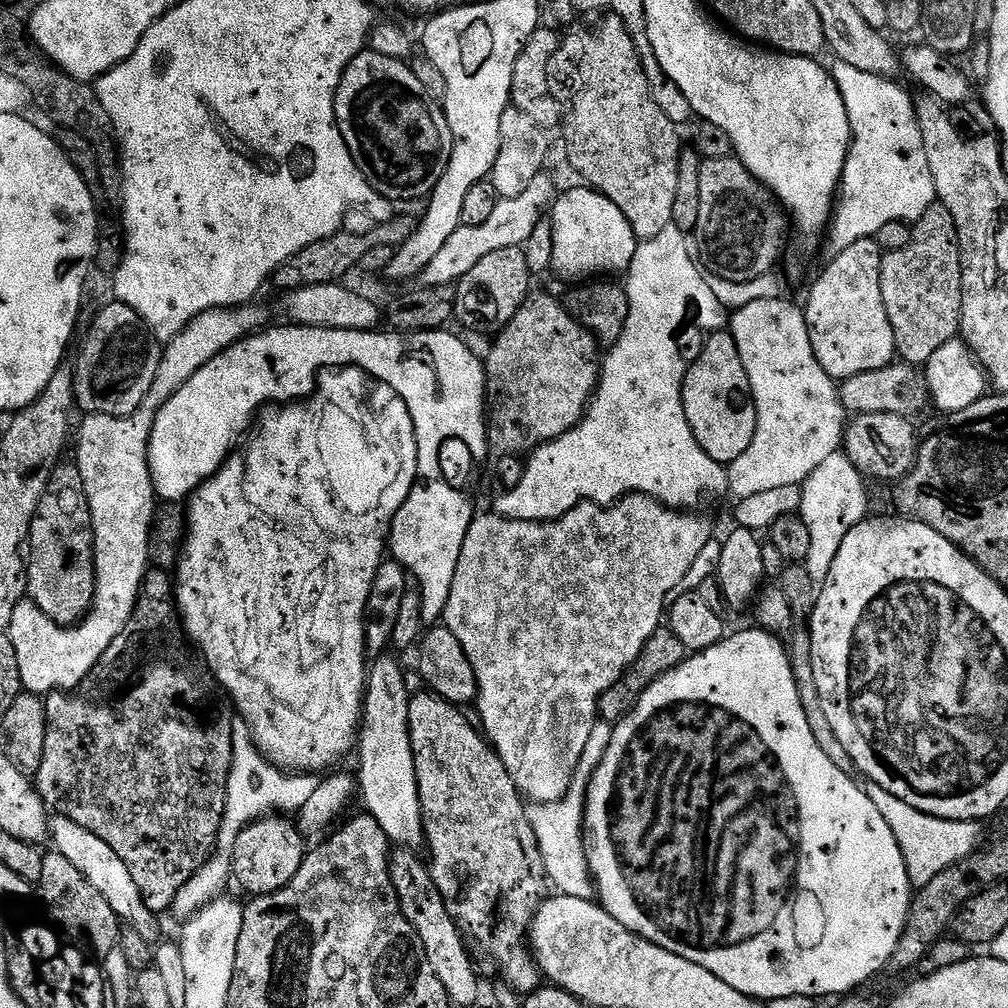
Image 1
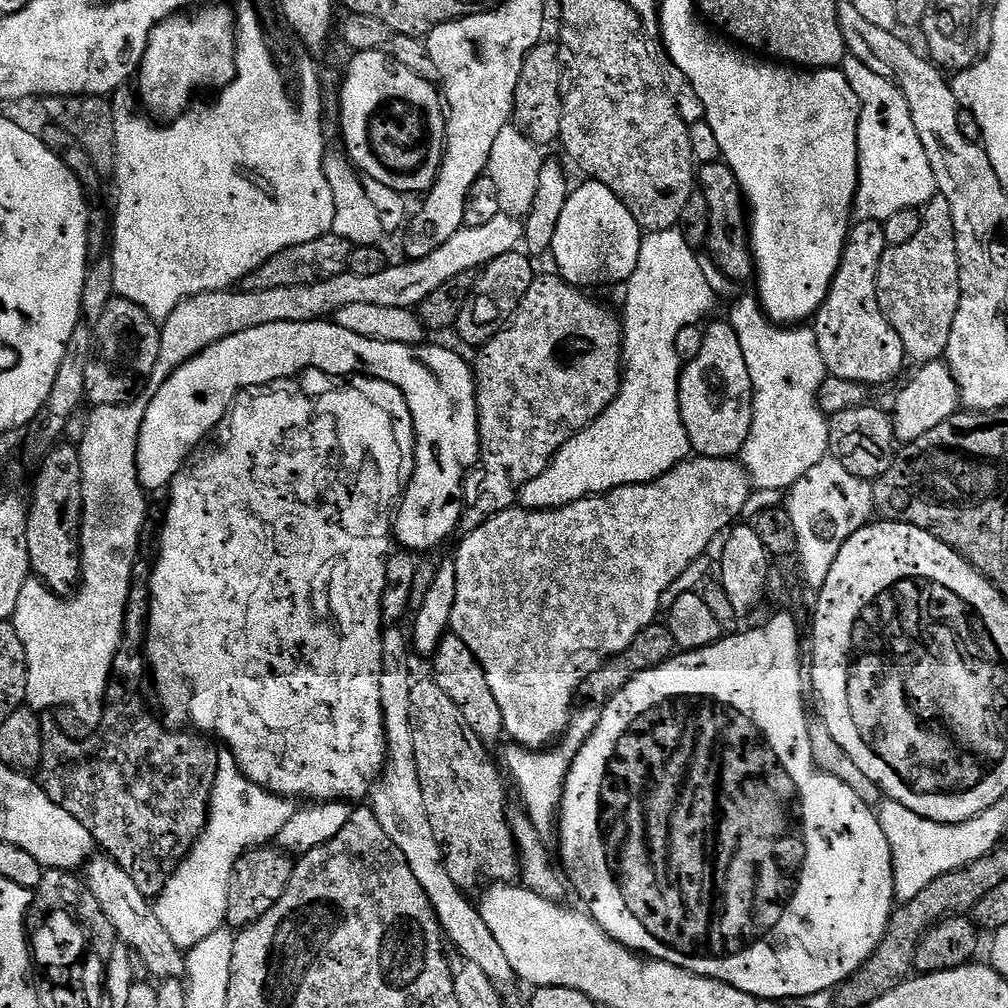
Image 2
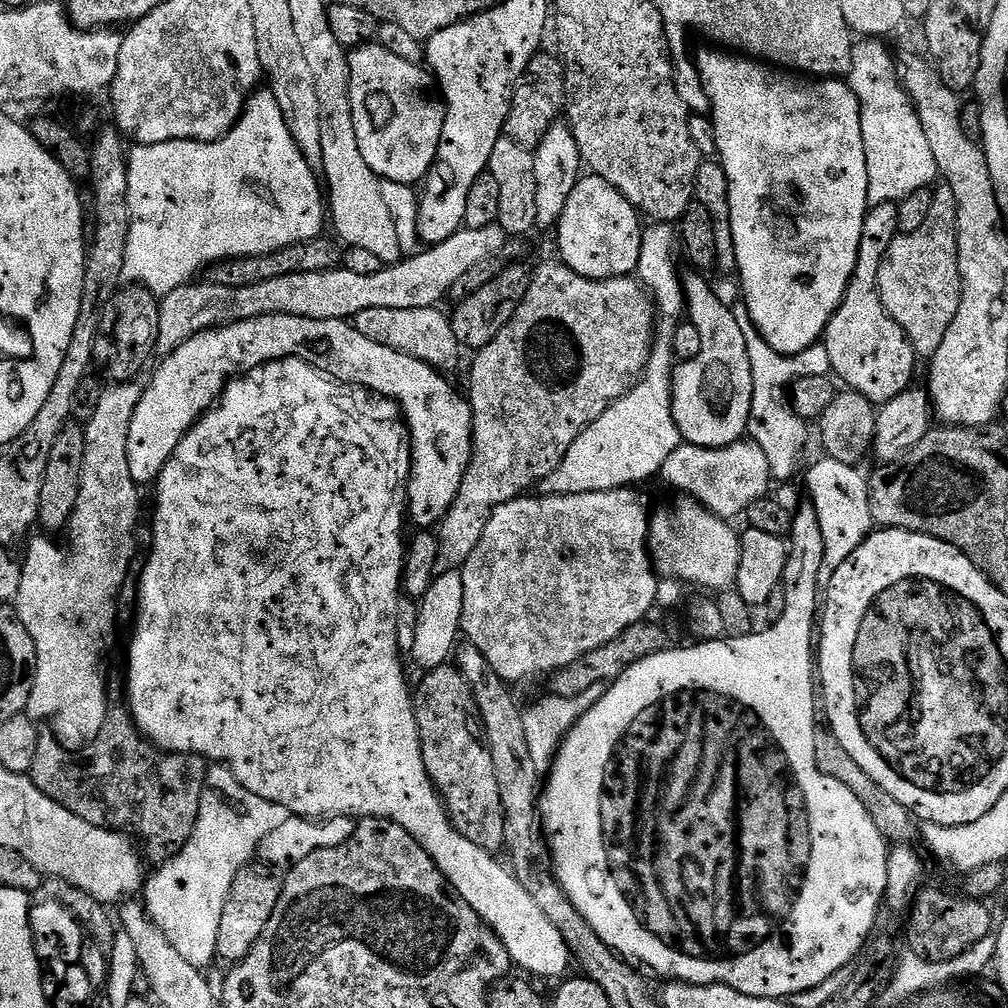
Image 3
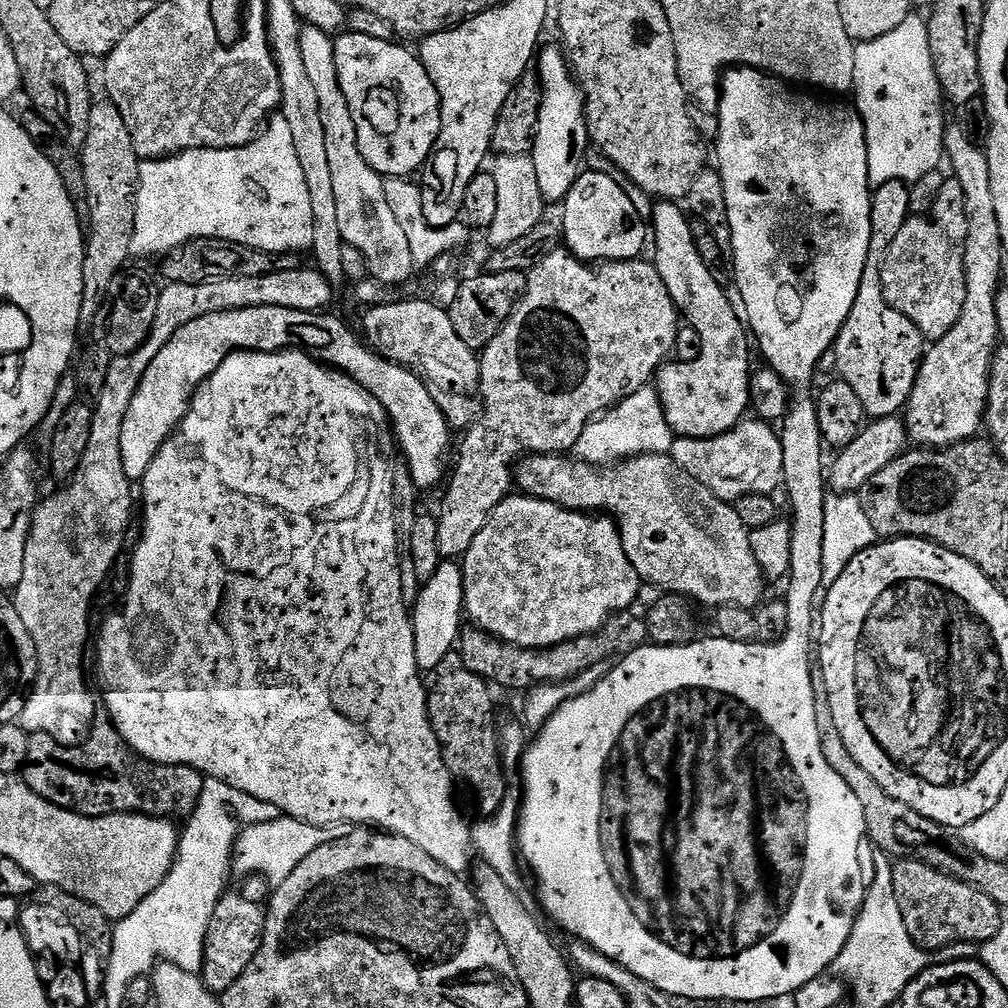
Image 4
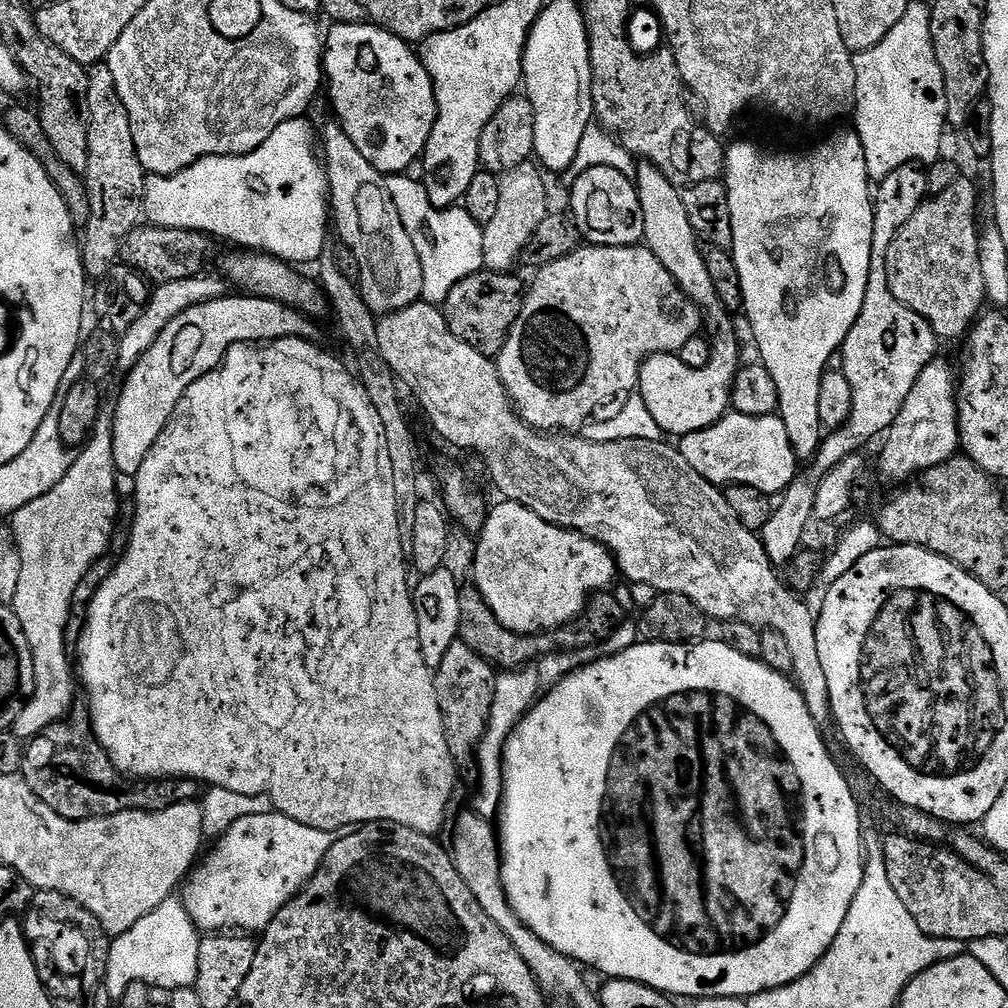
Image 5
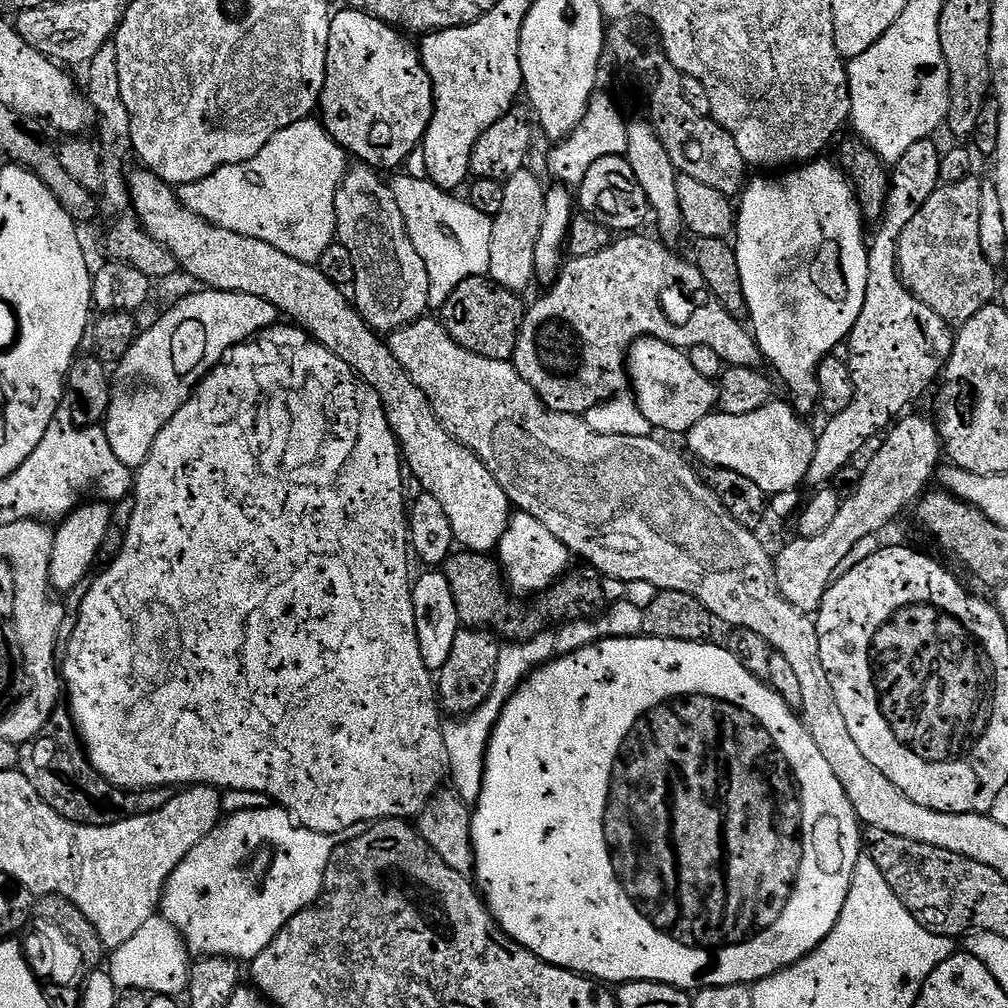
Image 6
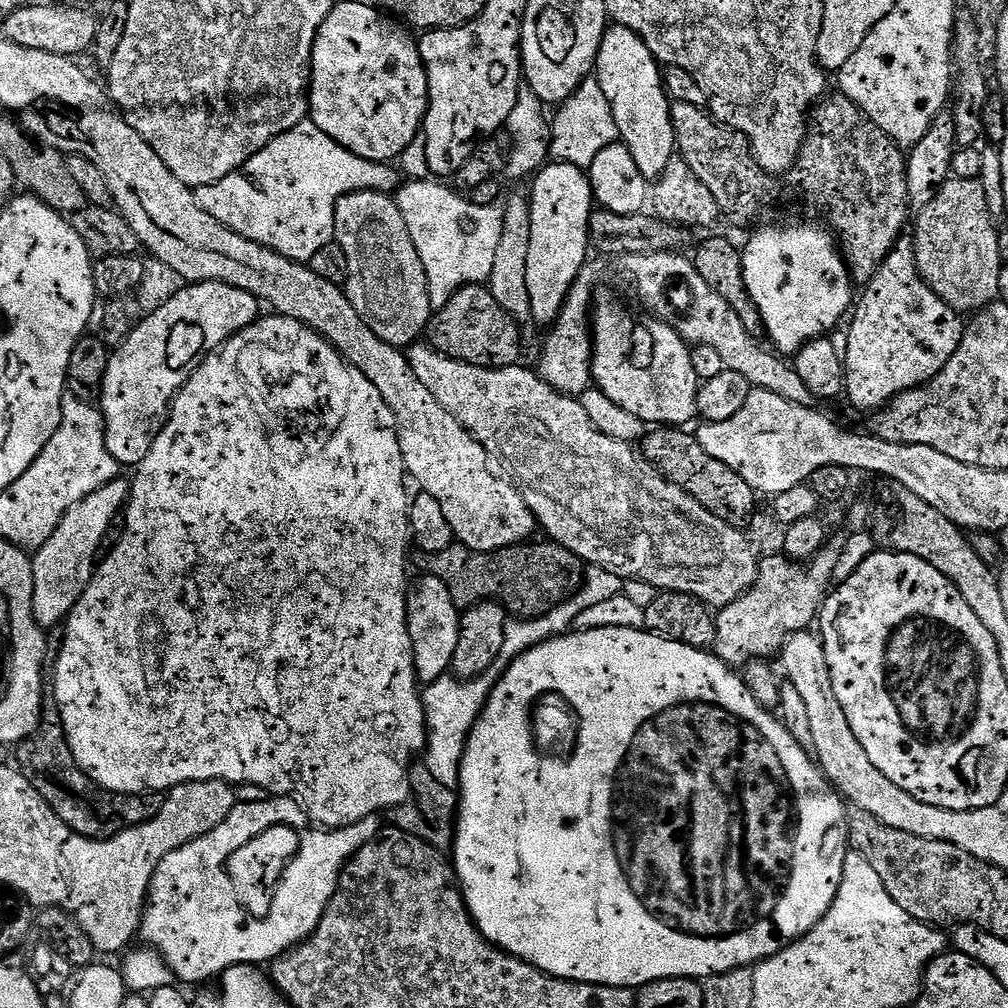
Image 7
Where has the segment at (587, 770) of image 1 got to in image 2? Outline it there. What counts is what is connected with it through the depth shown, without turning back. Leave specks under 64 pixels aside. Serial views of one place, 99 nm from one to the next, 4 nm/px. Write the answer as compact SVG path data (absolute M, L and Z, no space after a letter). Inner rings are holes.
M586 704L573 713L564 737L546 749L527 749L523 745L513 745L504 754L507 775L512 778L520 792L523 807L534 822L535 829L545 840L551 839L556 830L561 798L566 794L568 775L575 767L575 759L583 753L585 742L591 739L600 725L602 710L599 705Z

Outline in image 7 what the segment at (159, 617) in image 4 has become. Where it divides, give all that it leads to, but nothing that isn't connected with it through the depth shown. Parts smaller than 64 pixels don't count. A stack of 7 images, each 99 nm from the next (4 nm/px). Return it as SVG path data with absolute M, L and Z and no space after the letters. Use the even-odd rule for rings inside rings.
M268 314L268 317L266 317L266 316L267 316L267 315L265 315L265 316L264 316L264 317L263 317L263 318L257 318L257 319L256 319L256 321L255 321L255 322L254 322L254 323L253 323L253 324L251 324L251 325L250 325L250 326L246 326L246 327L245 327L245 328L244 328L244 329L243 329L243 330L241 330L241 331L240 331L240 332L239 332L239 333L238 333L238 334L234 334L234 335L233 335L233 336L231 336L231 338L230 338L230 339L228 339L228 341L227 341L227 342L225 342L225 343L224 343L224 344L221 344L221 345L220 345L220 347L218 347L218 348L213 348L213 349L212 349L212 351L211 351L211 352L209 352L209 353L207 353L207 355L205 355L205 357L204 357L204 359L203 359L203 360L201 360L201 361L200 361L200 365L199 365L199 366L198 366L198 367L197 367L197 368L196 368L196 372L195 372L195 374L194 374L194 375L192 375L192 376L191 376L191 377L190 377L190 378L189 378L189 380L188 380L188 381L187 381L187 382L185 382L185 384L183 384L183 386L181 386L181 388L180 388L180 393L178 393L178 394L177 394L177 396L175 396L175 397L174 397L174 398L173 398L173 399L172 399L172 407L171 407L171 409L170 409L170 411L169 411L169 413L168 413L168 421L167 421L167 422L165 422L165 424L164 424L164 428L163 428L163 430L162 430L162 431L160 431L160 432L159 432L159 433L158 433L158 434L157 434L157 435L156 435L156 437L155 437L155 438L154 438L154 446L150 446L150 454L146 454L146 458L145 458L145 459L144 459L144 461L143 461L143 462L142 462L142 463L141 463L141 464L139 464L139 466L138 466L138 467L137 467L137 468L136 468L136 469L135 469L135 472L136 472L136 477L134 477L134 478L133 478L133 477L131 477L131 480L130 480L130 491L129 491L129 494L128 494L128 503L127 503L127 505L126 505L126 530L125 530L125 531L124 531L124 533L123 533L123 534L122 534L122 538L121 538L121 539L120 539L120 541L119 541L119 542L118 542L118 546L114 546L114 550L113 550L113 551L112 551L112 553L110 553L110 555L108 555L108 556L106 556L106 557L103 557L103 559L101 559L101 560L100 560L100 561L99 561L99 563L97 563L97 565L96 565L96 571L95 571L95 572L93 572L93 573L92 573L92 581L90 581L90 583L89 583L89 584L88 584L88 589L86 589L86 591L84 591L84 593L83 593L83 594L82 594L82 598L78 598L78 602L77 602L77 603L76 603L76 605L75 605L75 606L74 606L74 610L73 610L73 611L72 611L72 612L71 612L71 613L70 613L70 615L68 615L68 619L67 619L67 621L66 621L66 642L62 642L62 643L61 643L61 644L60 644L60 653L59 653L59 654L58 654L58 662L57 662L57 663L56 663L56 671L55 671L55 672L53 672L53 673L51 673L51 676L50 676L50 692L51 692L51 695L52 695L52 696L53 696L53 697L54 697L54 699L55 699L55 701L56 701L56 705L57 705L57 706L58 706L58 710L59 710L59 711L60 711L60 721L61 721L61 722L62 722L62 726L63 726L63 727L64 727L64 736L65 736L65 737L66 737L66 739L67 739L67 740L68 740L68 745L69 745L69 746L70 746L70 750L71 750L71 751L72 751L72 753L73 753L73 754L74 754L74 762L78 762L78 766L79 766L79 767L80 767L80 769L82 769L82 771L84 771L84 772L85 772L85 773L86 773L86 774L87 774L87 775L88 775L88 776L89 776L89 778L91 778L91 780L92 780L92 781L93 781L93 782L94 782L94 783L96 783L96 784L97 784L97 785L98 785L98 786L102 786L102 787L103 787L103 788L105 788L105 789L106 789L106 790L110 790L110 791L111 791L111 792L121 792L121 793L122 793L122 794L140 794L140 793L142 793L142 792L158 792L158 793L161 793L161 794L164 794L164 793L167 793L167 791L168 791L168 789L170 789L170 788L177 788L177 787L178 787L178 785L180 785L180 784L185 784L185 783L186 783L186 782L206 782L206 781L207 781L207 780L224 780L224 781L225 781L225 782L226 782L226 783L227 783L227 784L230 784L230 785L233 785L233 786L239 786L239 785L241 785L241 784L249 784L249 785L250 785L250 786L258 786L258 787L259 787L259 788L260 788L260 789L262 789L262 790L263 790L263 791L264 791L264 792L265 792L265 794L271 794L271 795L273 795L273 796L290 796L290 797L293 797L293 798L294 798L294 799L296 799L296 801L297 801L297 802L298 802L298 806L299 806L299 807L300 807L300 809L302 809L302 811L304 811L304 814L305 814L305 817L307 817L307 819L308 819L308 820L309 820L309 821L311 821L311 820L313 820L313 822L314 822L314 823L316 823L316 824L313 824L313 825L316 825L316 826L319 826L319 827L320 827L320 828L321 828L321 829L324 829L324 830L335 830L335 829L338 829L338 828L351 828L351 827L353 827L353 826L360 826L360 825L363 825L363 823L362 823L362 822L363 822L363 820L364 820L364 819L366 819L366 818L367 818L367 816L372 816L372 815L374 815L374 814L375 814L375 812L384 812L384 811L386 811L386 810L387 810L387 808L396 808L396 807L398 807L398 806L399 806L399 804L404 804L404 803L406 803L406 802L407 802L407 800L408 800L408 803L409 803L409 800L410 800L410 797L411 797L411 796L412 796L412 778L411 778L411 775L410 775L410 768L409 768L409 765L411 765L411 764L412 764L412 763L413 763L413 760L414 760L414 758L416 758L416 757L412 757L412 756L416 756L416 755L418 755L418 754L419 754L419 752L420 752L420 755L421 755L421 753L423 753L423 752L424 752L424 751L425 751L425 748L426 748L426 745L427 745L427 743L428 743L428 727L427 727L427 726L426 726L426 718L425 718L425 717L424 717L424 702L423 702L423 699L422 699L422 688L421 688L421 685L420 685L420 684L419 684L419 683L418 683L418 681L417 681L417 679L416 679L416 663L415 663L415 662L414 662L414 646L413 646L413 645L412 645L412 643L411 643L411 642L410 642L410 630L409 630L409 629L408 629L408 602L407 602L407 599L406 599L406 587L405 587L405 588L404 588L404 563L406 563L406 562L407 562L407 560L408 560L408 563L409 563L409 560L410 560L410 552L409 552L409 556L408 556L408 548L409 548L409 549L410 549L410 529L409 529L409 526L408 526L408 506L409 506L409 503L410 503L410 492L407 492L407 490L406 490L406 489L404 489L404 480L405 480L405 481L406 481L406 473L405 473L405 470L404 470L404 459L403 459L403 458L402 458L402 450L401 450L401 449L400 449L400 443L399 443L399 442L398 442L398 434L397 434L397 433L396 433L396 419L395 419L395 418L394 418L394 414L393 414L393 413L392 413L392 411L391 411L391 410L390 410L390 406L386 406L386 402L385 402L385 401L384 401L384 399L383 399L383 398L382 398L382 394L378 394L378 386L374 386L374 382L370 382L370 378L366 378L366 374L362 374L362 370L358 370L358 369L357 369L357 368L356 368L356 367L355 367L355 366L354 366L354 365L353 365L353 364L352 364L352 363L350 363L350 362L349 362L349 360L346 360L346 359L344 359L344 355L343 355L343 354L341 354L341 352L339 352L339 351L338 351L338 350L337 350L337 349L336 349L336 348L335 348L335 347L334 347L334 345L332 345L332 344L329 344L329 343L328 343L328 341L327 341L327 340L325 340L325 339L324 339L324 337L322 337L322 336L320 336L320 335L318 335L318 334L317 334L317 333L316 333L316 332L315 332L315 330L314 330L314 329L312 329L312 328L308 328L308 327L307 327L307 326L306 326L306 325L304 325L304 324L303 324L303 323L302 323L302 322L298 322L298 321L297 321L297 320L295 320L295 319L294 319L294 318L290 318L290 317L289 317L289 316L281 316L281 315L279 315L279 314Z

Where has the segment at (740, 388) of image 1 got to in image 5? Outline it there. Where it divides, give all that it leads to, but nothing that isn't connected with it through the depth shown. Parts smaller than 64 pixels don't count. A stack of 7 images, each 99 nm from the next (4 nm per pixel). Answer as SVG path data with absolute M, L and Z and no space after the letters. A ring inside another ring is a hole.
M647 162L637 163L634 183L642 207L643 241L662 266L669 270L679 288L706 315L704 324L711 338L712 357L706 366L702 366L702 370L686 366L679 355L670 352L651 356L640 368L638 395L646 402L646 410L650 410L654 422L658 422L661 433L668 435L669 432L673 438L679 438L706 430L728 415L732 402L732 383L736 371L742 366L740 344L734 333L724 332L720 325L720 316L726 316L728 311L722 306L710 272L705 268L704 253L687 217L681 189L670 183L658 170L658 166Z

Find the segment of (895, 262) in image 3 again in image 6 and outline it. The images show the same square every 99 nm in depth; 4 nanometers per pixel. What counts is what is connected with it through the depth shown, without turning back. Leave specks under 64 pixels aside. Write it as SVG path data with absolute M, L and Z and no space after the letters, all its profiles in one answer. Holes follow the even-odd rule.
M969 174L964 180L953 184L941 183L934 194L926 198L926 206L922 206L918 214L914 214L914 222L910 222L906 230L902 230L902 238L898 242L896 258L900 281L950 326L959 326L974 318L978 310L993 303L998 296L997 269L987 261L981 247L981 201L982 184L979 179L975 180L975 175Z

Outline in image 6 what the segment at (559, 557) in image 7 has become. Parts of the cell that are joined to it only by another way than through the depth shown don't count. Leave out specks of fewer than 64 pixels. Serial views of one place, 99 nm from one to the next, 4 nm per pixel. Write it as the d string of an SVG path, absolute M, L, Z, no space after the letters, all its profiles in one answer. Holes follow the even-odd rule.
M456 550L442 565L446 582L450 582L450 594L454 594L454 606L458 610L461 625L465 628L491 630L508 642L530 640L549 625L561 626L575 620L591 620L604 612L604 580L595 568L588 566L585 569L585 572L572 570L561 576L546 594L537 599L540 601L533 606L532 612L527 612L518 601L511 600L516 598L510 595L502 569L491 555Z

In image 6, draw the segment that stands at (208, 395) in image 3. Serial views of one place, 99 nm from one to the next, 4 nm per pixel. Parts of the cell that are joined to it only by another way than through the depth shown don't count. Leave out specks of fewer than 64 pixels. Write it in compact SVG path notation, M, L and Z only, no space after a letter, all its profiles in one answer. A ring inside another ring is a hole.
M196 291L200 292L182 297L169 312L162 313L145 332L143 329L111 373L112 397L102 427L106 438L110 438L110 450L114 450L122 466L139 470L154 446L154 438L162 434L166 422L170 422L170 418L178 414L196 385L223 360L228 349L244 343L245 340L251 340L253 336L265 332L277 323L277 310L270 306L270 302L266 302L266 298L254 298L254 294L237 292Z

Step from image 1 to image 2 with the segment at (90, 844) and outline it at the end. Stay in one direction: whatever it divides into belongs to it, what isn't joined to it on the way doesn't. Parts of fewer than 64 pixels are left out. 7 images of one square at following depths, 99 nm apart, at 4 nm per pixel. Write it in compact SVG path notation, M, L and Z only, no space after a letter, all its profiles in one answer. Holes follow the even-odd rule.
M103 854L93 855L86 865L86 879L94 898L98 898L98 906L102 906L106 918L110 918L110 926L114 926L119 943L127 945L146 962L152 978L157 981L175 980L185 975L185 953L176 940L166 934L166 926L158 922L158 914L149 897L134 886L134 878L130 878L122 866Z

